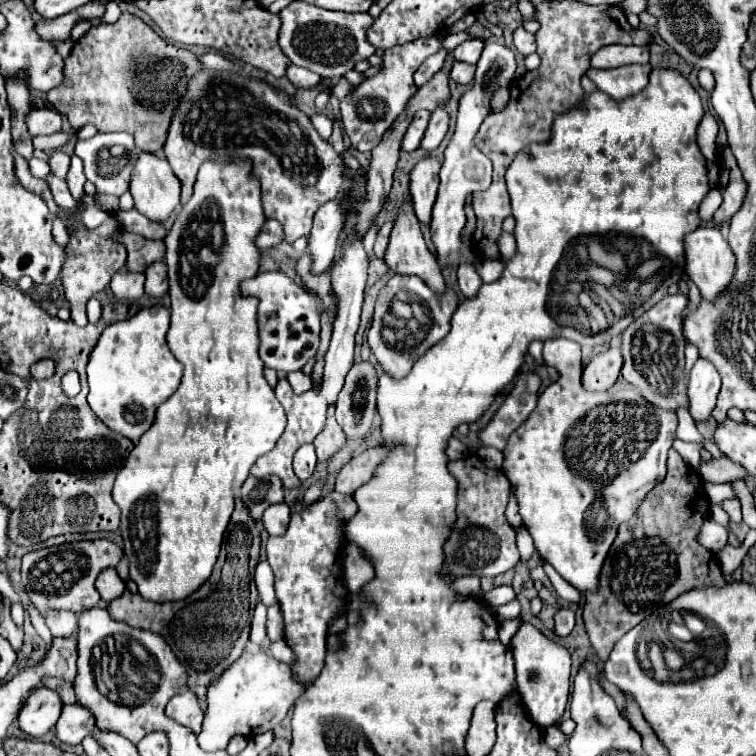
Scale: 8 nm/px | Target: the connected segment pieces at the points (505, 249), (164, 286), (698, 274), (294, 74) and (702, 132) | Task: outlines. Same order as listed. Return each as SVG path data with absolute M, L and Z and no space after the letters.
M502 233L502 237L498 237L498 249L502 253L502 259L510 259L514 255L514 249L516 249L516 241L514 241L514 235L512 233Z
M164 261L152 263L144 275L146 275L146 295L162 297L168 293L168 273Z
M698 227L694 233L690 233L686 237L684 249L686 249L686 273L700 289L702 299L706 299L706 301L718 299L718 295L722 295L728 289L728 285L734 277L734 269L736 269L736 257L732 253L728 241L722 237L722 233L718 229Z
M290 65L290 67L286 69L286 77L288 77L298 89L314 89L314 87L320 83L320 79L318 79L316 73L312 73L312 71L304 69L304 67L298 67L298 65Z
M706 113L698 125L698 147L700 147L700 151L708 163L718 161L716 135L718 135L718 121L712 113Z

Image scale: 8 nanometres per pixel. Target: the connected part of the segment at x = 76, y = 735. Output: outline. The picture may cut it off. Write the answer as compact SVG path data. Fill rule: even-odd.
M80 703L64 705L62 715L56 723L56 737L68 745L80 745L86 735L92 733L96 721L90 709Z

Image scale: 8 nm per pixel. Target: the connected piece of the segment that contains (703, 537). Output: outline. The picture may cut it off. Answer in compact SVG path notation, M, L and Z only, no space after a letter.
M707 519L702 527L702 533L698 537L700 545L704 545L708 551L718 553L726 543L728 543L728 531L722 525Z

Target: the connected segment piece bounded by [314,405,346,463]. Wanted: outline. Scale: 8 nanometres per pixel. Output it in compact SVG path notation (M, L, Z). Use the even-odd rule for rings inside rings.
M330 405L326 417L328 419L326 419L322 433L314 439L314 447L316 447L316 455L320 463L334 457L346 445L346 435L334 417L334 405Z

